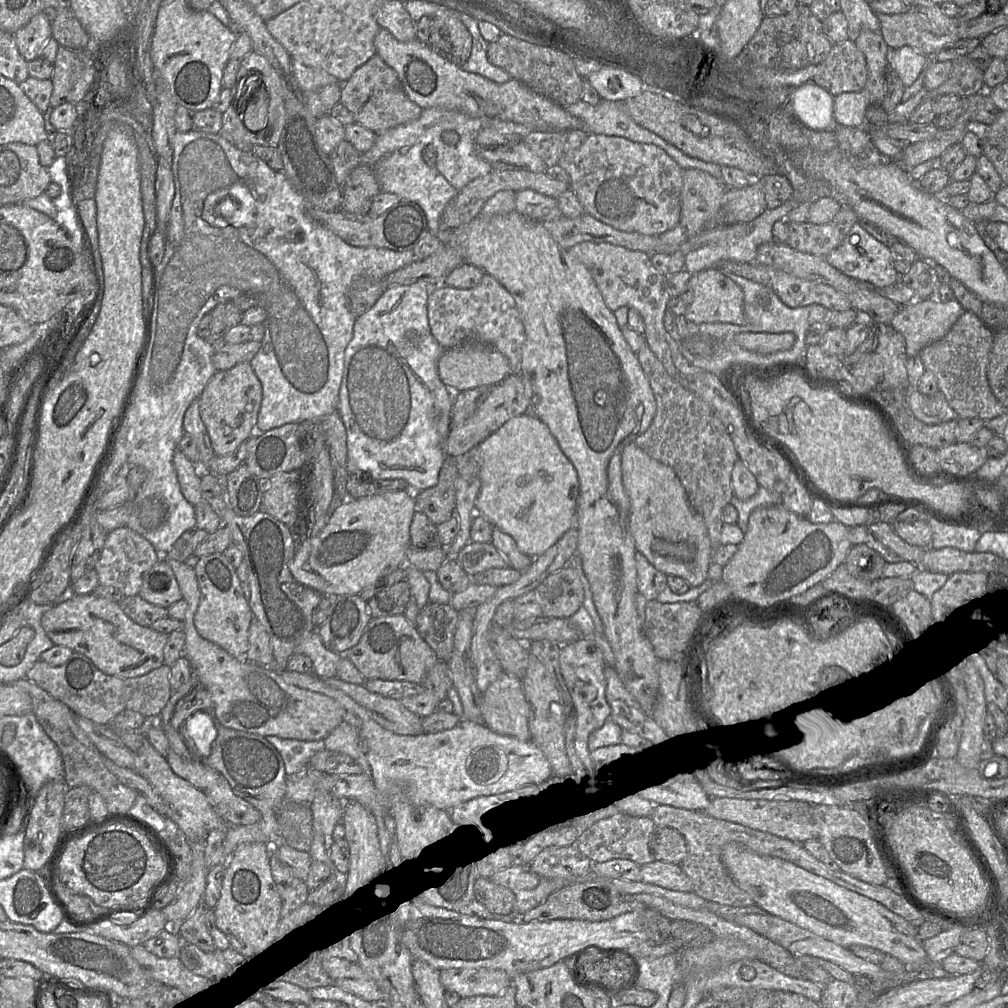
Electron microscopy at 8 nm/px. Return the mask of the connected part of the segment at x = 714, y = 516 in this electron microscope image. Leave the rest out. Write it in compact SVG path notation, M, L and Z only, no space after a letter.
M647 343L638 351L637 357L649 380L657 408L649 428L633 443L651 458L675 471L690 505L705 523L714 552L722 545L723 509L734 496L732 471L739 459L738 453L715 411L670 377Z

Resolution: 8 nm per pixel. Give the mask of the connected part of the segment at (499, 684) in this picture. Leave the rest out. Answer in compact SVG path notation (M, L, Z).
M503 673L483 693L481 712L483 724L492 731L521 741L530 741L531 706L521 680Z

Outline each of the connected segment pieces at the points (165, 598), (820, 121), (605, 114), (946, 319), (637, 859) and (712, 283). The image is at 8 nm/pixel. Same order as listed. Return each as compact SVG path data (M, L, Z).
M166 561L157 562L144 573L138 595L163 608L169 608L183 598L176 576Z
M813 81L793 89L791 101L797 119L811 129L825 130L834 122L834 97Z
M581 99L569 106L564 107L565 110L574 117L579 118L584 123L584 128L591 134L603 134L606 136L623 137L633 142L653 144L664 150L681 168L699 169L707 172L711 176L722 180L721 166L715 163L705 162L697 158L690 157L683 153L680 149L669 144L653 132L639 126L629 116L625 101L608 101L601 99L596 105L590 105Z
M915 299L900 306L891 326L903 335L908 358L918 356L924 347L942 339L964 311L957 300L941 303Z
M618 815L590 828L578 835L576 847L593 863L606 862L613 859L631 860L639 866L655 861L650 853L650 837L656 828L651 817L632 817Z
M718 267L696 274L694 298L685 318L688 322L744 325L744 296L741 288Z

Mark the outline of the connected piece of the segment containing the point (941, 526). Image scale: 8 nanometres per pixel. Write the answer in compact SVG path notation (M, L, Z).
M928 517L933 530L930 548L955 548L964 552L974 552L982 536L981 529L951 526Z

